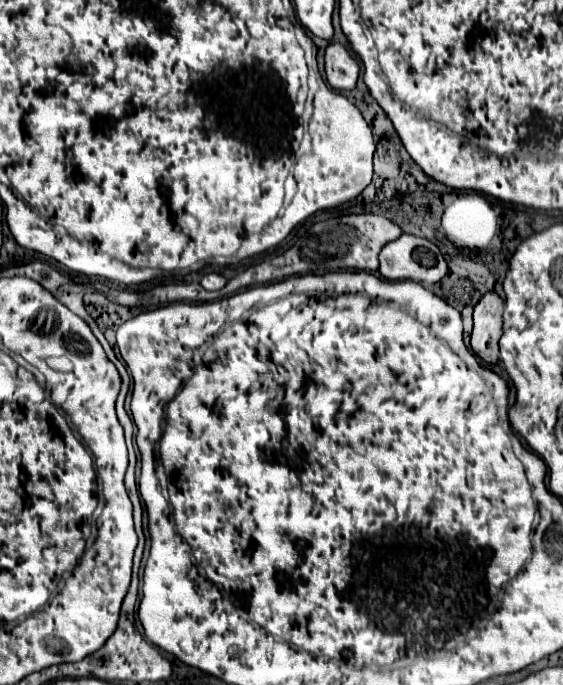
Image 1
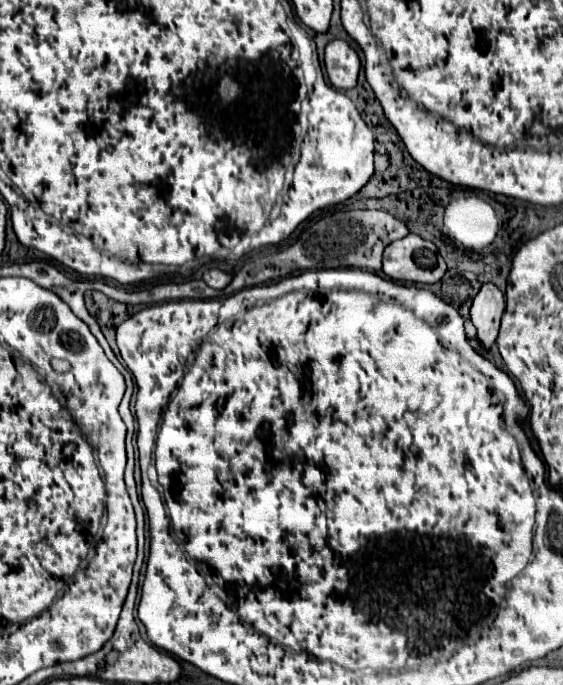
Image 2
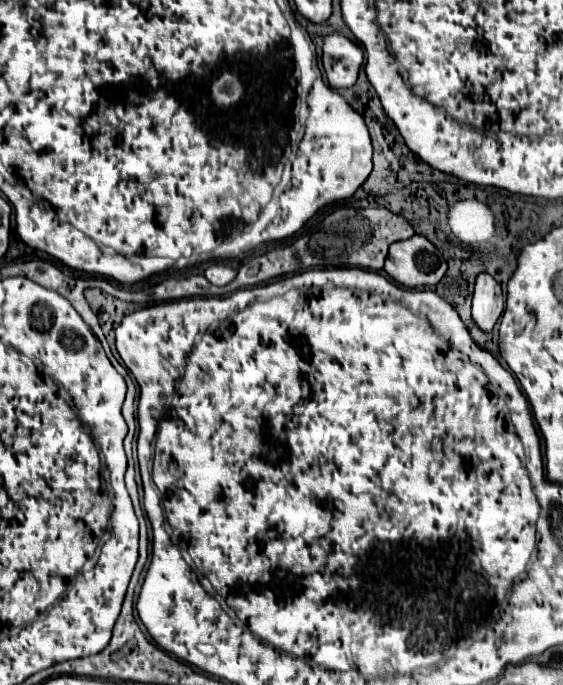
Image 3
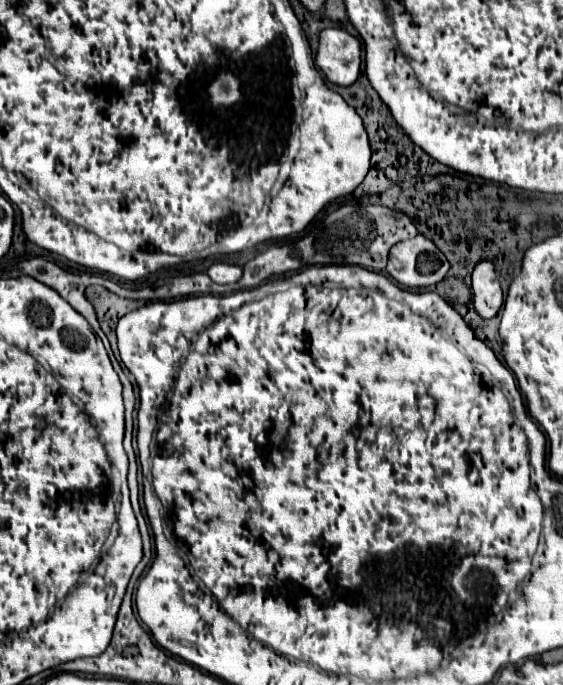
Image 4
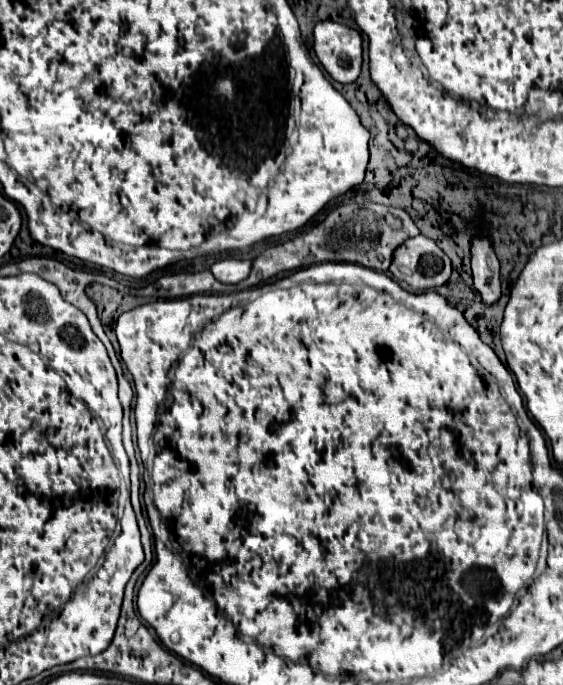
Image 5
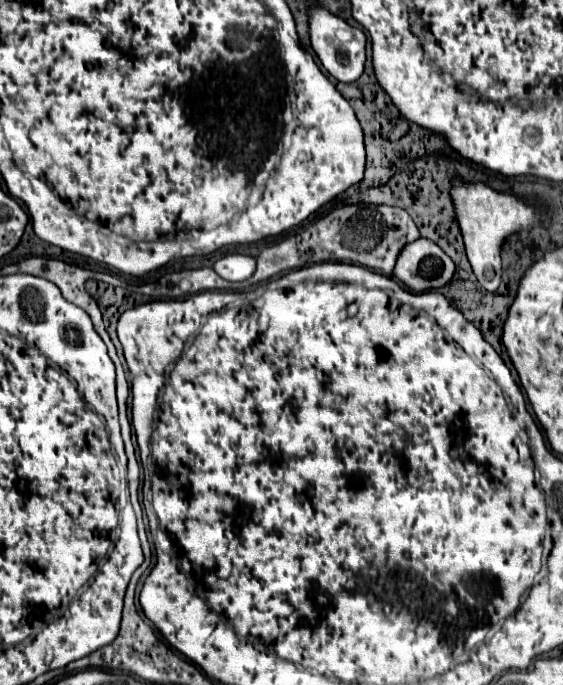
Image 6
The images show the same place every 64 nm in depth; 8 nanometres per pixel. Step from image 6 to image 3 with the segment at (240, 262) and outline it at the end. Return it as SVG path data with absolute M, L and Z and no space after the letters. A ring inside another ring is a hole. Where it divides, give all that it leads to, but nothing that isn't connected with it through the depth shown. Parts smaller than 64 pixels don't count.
M210 266L210 268L204 272L204 276L206 276L206 280L208 280L210 284L214 284L214 286L226 286L226 284L230 284L230 282L234 280L236 270L228 268L228 266Z

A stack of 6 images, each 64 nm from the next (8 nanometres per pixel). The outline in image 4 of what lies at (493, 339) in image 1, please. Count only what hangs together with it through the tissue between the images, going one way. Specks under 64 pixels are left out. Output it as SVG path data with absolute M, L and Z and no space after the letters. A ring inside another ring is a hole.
M478 262L472 274L472 290L474 290L474 310L482 320L492 320L502 304L504 294L500 282L496 278L492 262Z

